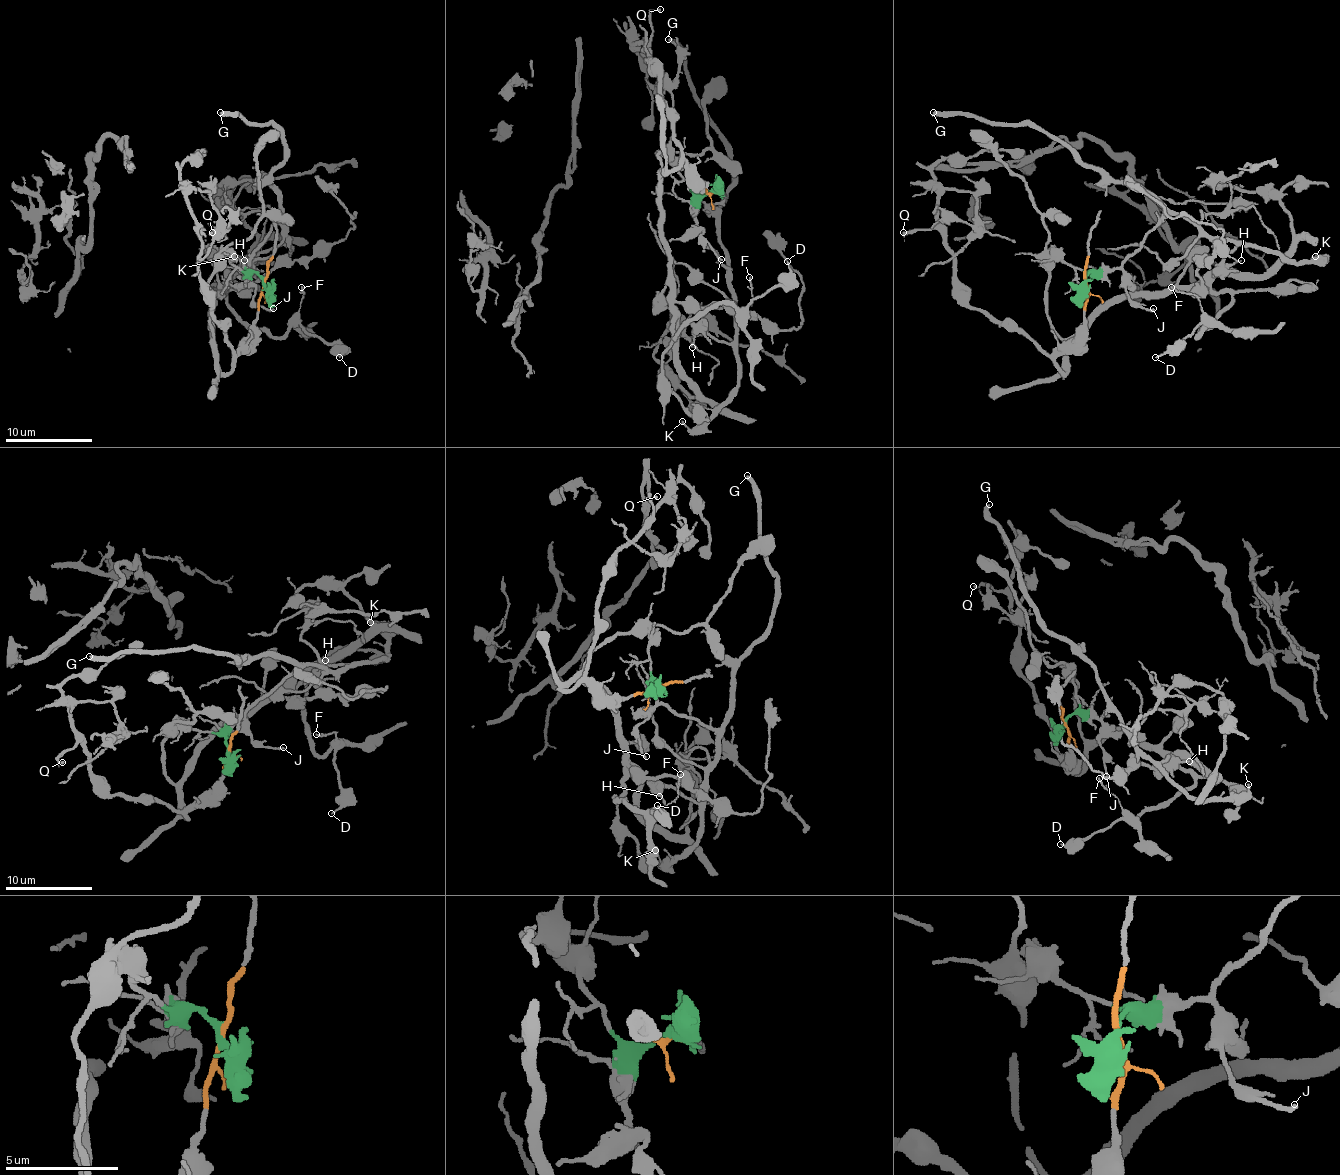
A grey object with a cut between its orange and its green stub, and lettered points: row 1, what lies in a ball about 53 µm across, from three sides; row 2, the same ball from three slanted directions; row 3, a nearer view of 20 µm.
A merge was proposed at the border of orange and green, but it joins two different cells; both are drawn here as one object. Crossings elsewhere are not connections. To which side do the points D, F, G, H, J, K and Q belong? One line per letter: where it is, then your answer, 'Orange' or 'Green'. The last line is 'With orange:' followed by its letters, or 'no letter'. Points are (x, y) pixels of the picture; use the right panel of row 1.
D: Place: (1155, 357). Orange
F: Place: (1171, 287). Orange
G: Place: (933, 112). Green
H: Place: (1241, 260). Green
J: Place: (1153, 308). Green
K: Place: (1315, 256). Green
Q: Place: (903, 232). Orange
With orange: D, F, Q

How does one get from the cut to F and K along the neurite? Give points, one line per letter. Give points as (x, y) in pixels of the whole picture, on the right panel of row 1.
F: (1086, 283), (1064, 372), (1066, 346), (1116, 302), (1199, 289), (1232, 302), (1197, 337), (1199, 300), (1171, 287)
K: (1086, 283), (1093, 272), (1116, 270), (1171, 215), (1295, 263), (1323, 259), (1314, 256)

